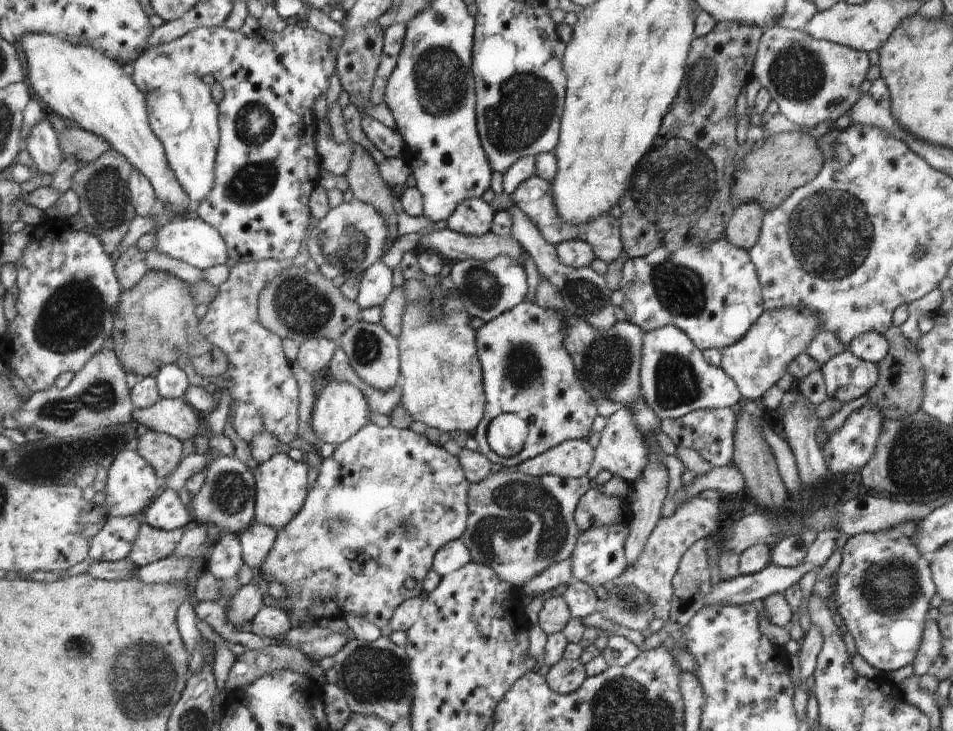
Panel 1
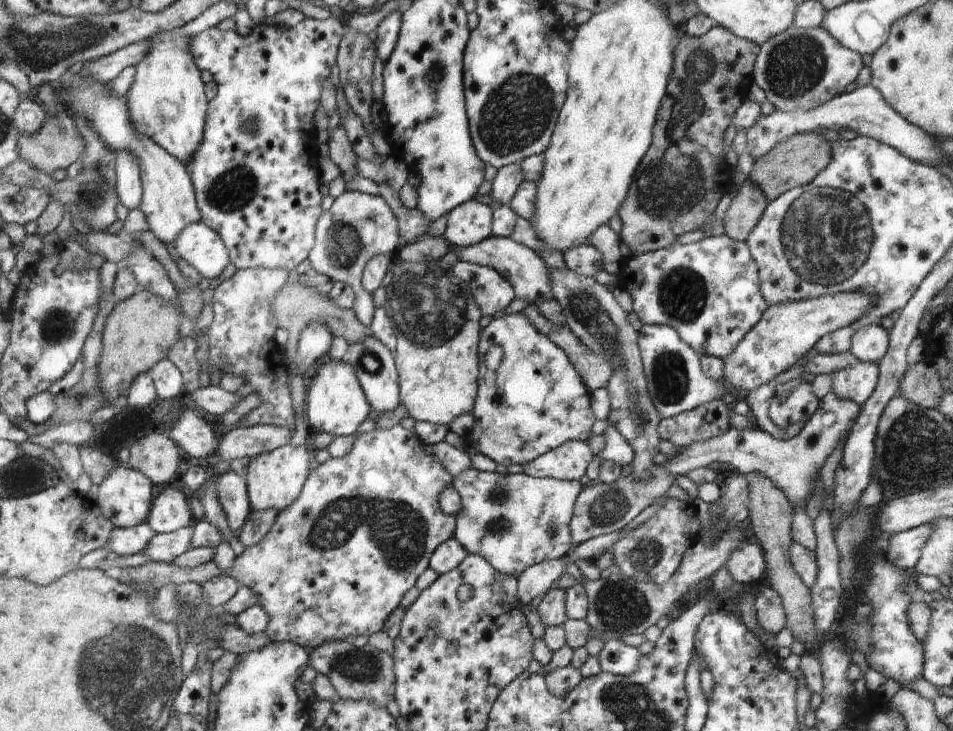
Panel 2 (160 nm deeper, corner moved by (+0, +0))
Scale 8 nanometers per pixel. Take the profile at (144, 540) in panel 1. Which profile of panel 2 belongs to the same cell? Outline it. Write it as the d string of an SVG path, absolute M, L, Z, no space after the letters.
M193 524L172 533L155 533L142 553L150 558L150 561L172 563L174 558L190 549L192 537Z

